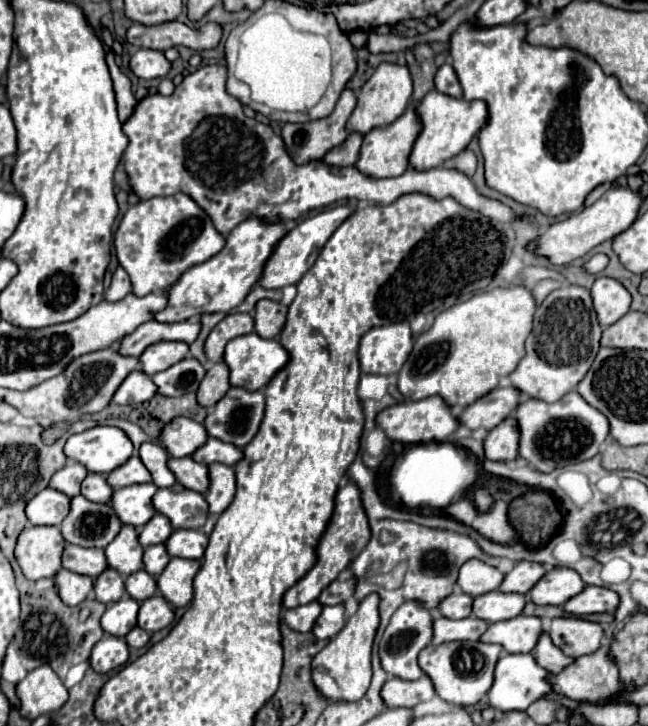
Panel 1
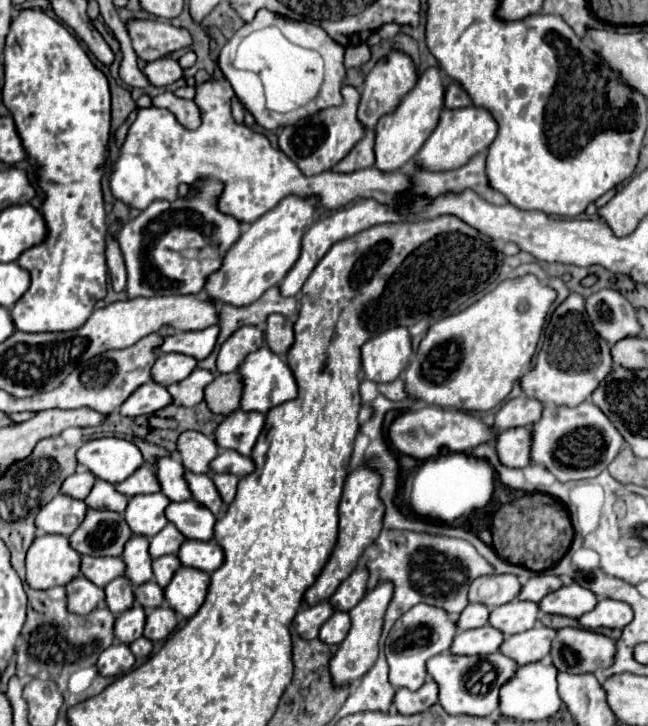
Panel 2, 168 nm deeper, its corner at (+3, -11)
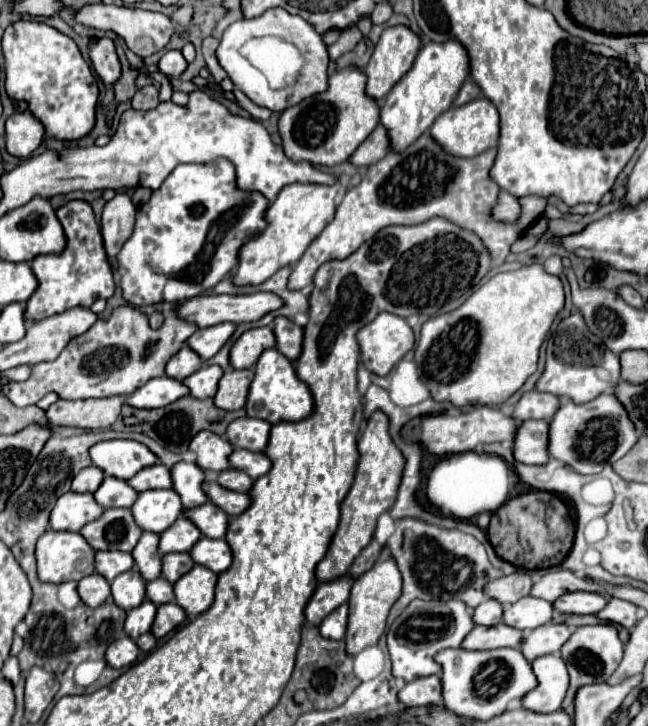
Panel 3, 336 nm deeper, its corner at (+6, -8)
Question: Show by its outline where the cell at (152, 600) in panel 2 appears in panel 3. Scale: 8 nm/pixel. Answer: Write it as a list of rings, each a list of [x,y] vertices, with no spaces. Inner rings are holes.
[[[158,577],[156,581],[148,581],[146,583],[146,599],[150,599],[154,605],[162,605],[162,603],[174,601],[172,585],[164,577]]]

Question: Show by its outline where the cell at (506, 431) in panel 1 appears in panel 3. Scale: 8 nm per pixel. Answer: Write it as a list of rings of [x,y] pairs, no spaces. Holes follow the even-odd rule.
[[[524,421],[516,429],[514,457],[526,465],[544,465],[548,461],[548,423],[546,421]]]

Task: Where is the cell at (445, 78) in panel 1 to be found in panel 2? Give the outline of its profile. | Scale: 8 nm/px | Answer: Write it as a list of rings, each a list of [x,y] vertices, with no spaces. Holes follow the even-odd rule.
[[[449,82],[447,90],[445,90],[445,106],[447,108],[463,108],[463,106],[471,106],[471,98],[469,94],[461,88],[461,84],[457,82]]]

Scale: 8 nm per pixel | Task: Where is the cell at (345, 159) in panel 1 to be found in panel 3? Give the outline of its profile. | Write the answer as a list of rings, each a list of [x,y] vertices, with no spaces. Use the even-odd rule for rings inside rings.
[[[378,125],[370,135],[368,139],[350,155],[350,163],[356,165],[356,167],[370,167],[374,165],[376,161],[380,161],[386,153],[390,151],[390,145],[388,145],[388,135],[386,135],[386,129],[382,125]]]

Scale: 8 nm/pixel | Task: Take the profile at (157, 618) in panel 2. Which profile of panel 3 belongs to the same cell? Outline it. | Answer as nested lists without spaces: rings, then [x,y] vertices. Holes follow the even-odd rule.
[[[164,603],[158,607],[150,631],[154,637],[160,639],[160,637],[168,635],[170,631],[174,631],[184,621],[184,617],[186,617],[184,611],[176,603]]]

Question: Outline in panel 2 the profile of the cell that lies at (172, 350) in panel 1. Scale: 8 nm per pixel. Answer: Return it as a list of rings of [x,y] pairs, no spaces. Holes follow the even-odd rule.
[[[173,352],[173,354],[159,354],[151,374],[155,382],[169,386],[185,380],[195,368],[197,368],[197,360],[193,356]]]

